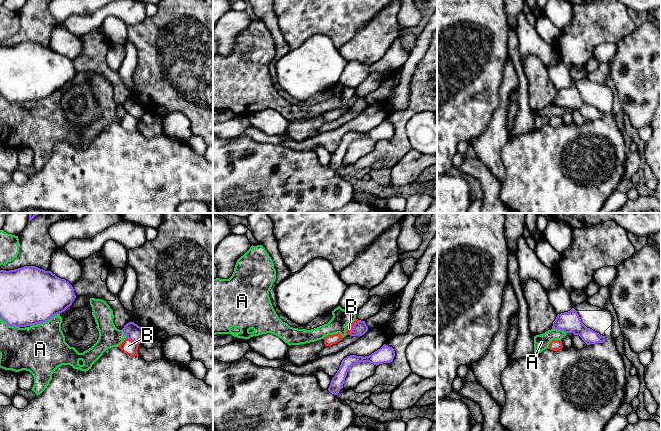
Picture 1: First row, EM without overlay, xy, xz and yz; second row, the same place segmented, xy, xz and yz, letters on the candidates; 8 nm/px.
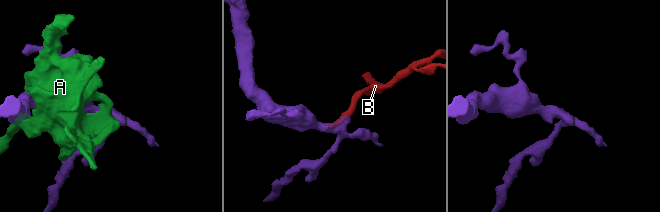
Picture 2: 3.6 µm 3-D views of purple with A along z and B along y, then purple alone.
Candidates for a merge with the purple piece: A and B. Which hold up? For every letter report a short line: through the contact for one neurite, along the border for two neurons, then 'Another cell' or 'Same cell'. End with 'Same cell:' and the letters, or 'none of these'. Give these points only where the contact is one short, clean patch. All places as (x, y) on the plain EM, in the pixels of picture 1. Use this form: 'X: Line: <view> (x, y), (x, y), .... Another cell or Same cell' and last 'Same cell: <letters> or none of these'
A: Another cell
B: Same cell
Same cell: B

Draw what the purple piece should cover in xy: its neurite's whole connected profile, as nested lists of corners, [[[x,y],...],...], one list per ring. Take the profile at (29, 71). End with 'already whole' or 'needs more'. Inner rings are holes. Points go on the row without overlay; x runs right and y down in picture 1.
[[[36,42],[0,46],[0,94],[9,102],[44,99],[75,76],[72,61]]] | already whole

